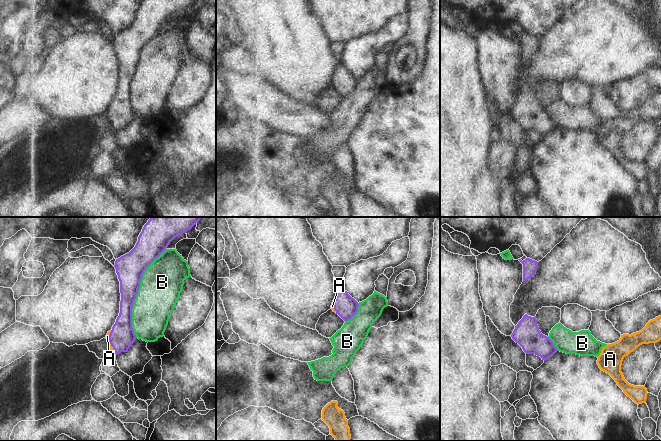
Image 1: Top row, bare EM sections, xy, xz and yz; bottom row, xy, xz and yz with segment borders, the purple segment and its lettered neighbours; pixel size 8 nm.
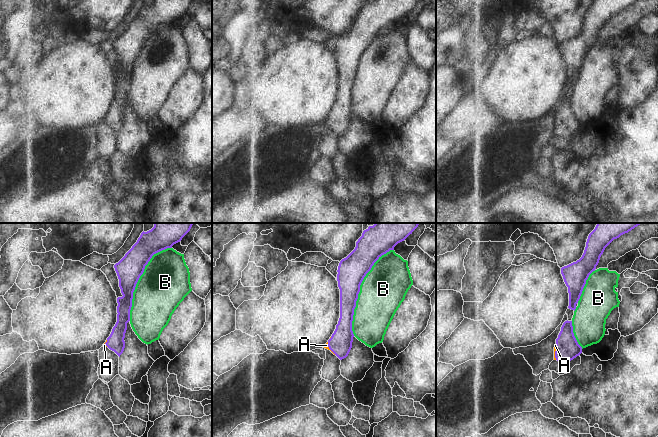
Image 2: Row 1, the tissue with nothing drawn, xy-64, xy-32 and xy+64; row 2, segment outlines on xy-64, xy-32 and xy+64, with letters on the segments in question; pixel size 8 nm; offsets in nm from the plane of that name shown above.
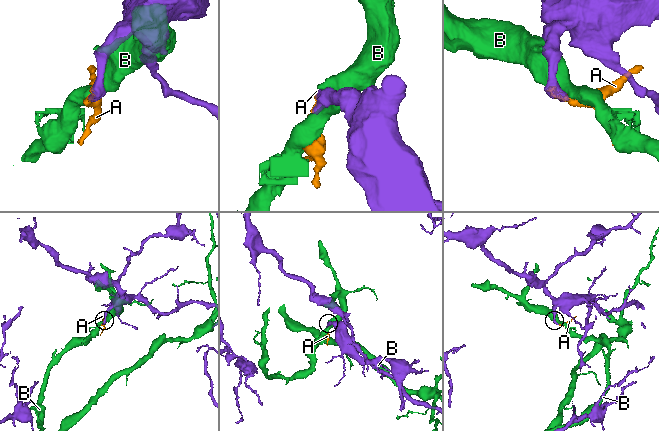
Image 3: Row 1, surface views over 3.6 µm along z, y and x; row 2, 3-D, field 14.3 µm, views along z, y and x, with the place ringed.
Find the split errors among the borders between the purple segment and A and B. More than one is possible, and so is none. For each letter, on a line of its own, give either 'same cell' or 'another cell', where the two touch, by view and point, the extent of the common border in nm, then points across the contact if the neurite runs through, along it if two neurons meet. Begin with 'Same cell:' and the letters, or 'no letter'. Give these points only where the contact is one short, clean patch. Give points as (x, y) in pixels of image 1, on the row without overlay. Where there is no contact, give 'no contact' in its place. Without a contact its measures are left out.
Same cell: A
A: same cell; meets purple in xy at (109, 117); contact 180 nm long; runs through xy (122, 112), (117, 117), (109, 117), (107, 112)
B: another cell; meets purple in xy at (137, 68); contact 750 nm long

